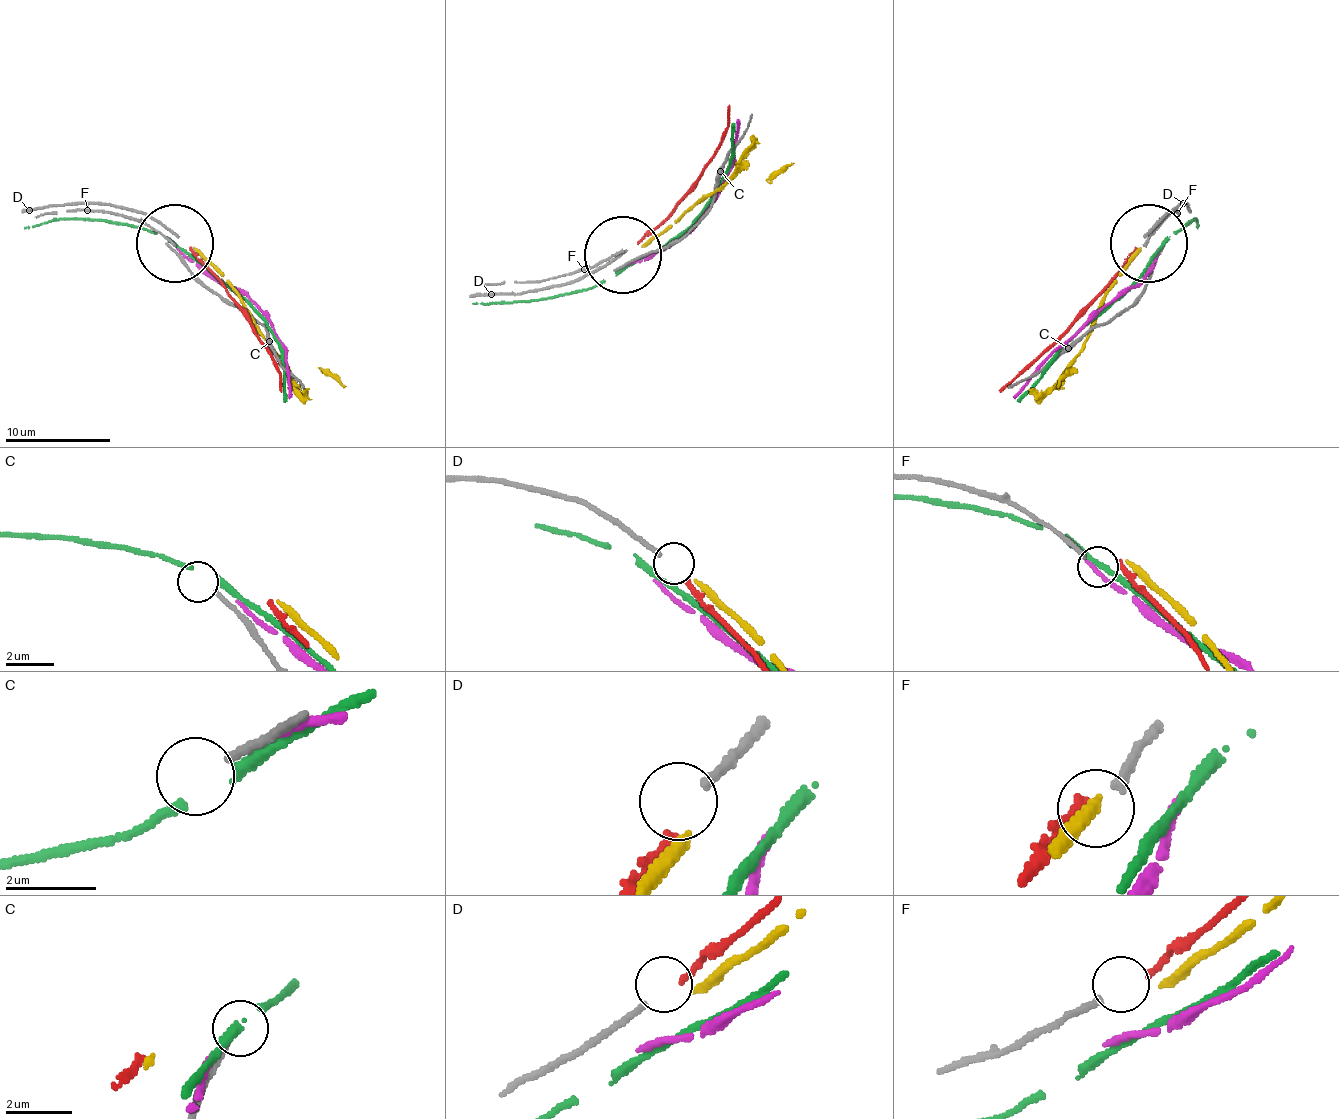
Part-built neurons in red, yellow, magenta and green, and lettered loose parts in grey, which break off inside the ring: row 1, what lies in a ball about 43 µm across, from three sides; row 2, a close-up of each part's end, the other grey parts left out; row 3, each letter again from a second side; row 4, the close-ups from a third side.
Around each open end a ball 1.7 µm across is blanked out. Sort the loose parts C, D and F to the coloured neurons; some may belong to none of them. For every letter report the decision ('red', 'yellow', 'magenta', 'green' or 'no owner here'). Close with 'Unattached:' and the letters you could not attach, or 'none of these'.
C: no owner here
D: red
F: no owner here
Unattached: C, F

